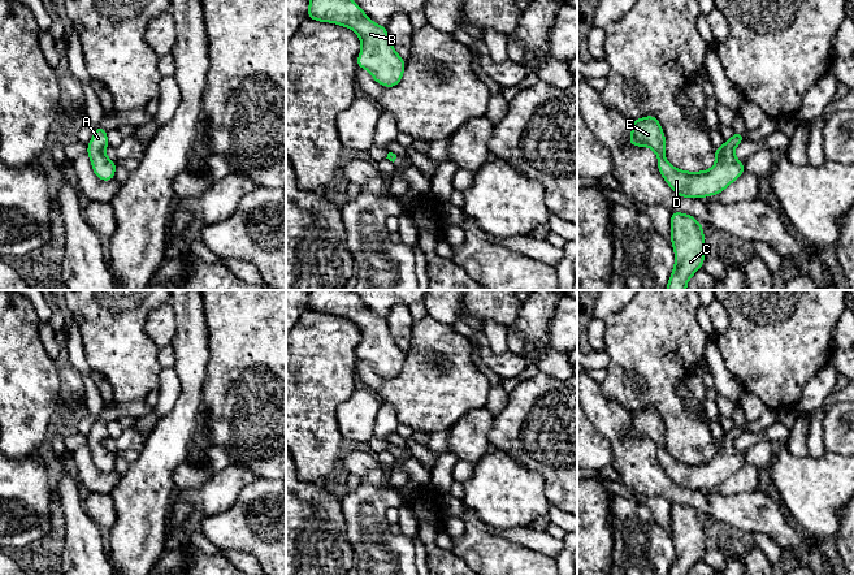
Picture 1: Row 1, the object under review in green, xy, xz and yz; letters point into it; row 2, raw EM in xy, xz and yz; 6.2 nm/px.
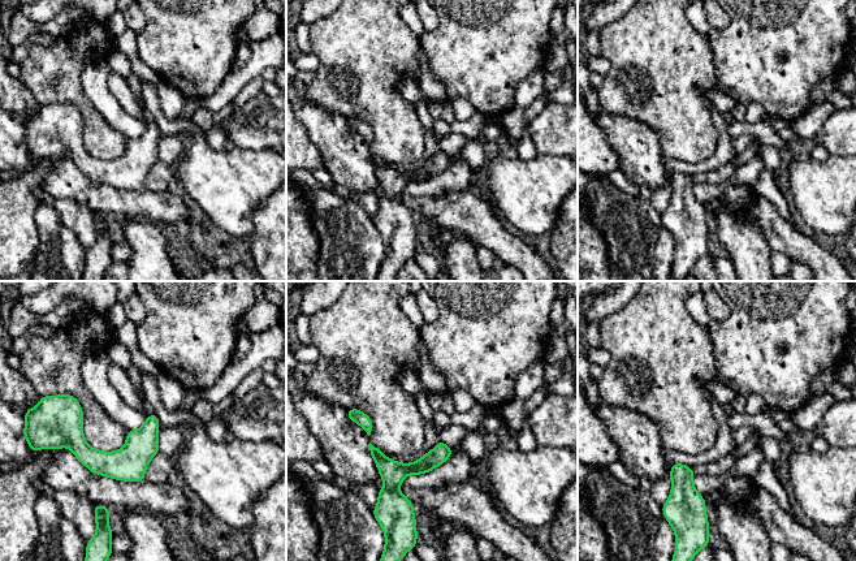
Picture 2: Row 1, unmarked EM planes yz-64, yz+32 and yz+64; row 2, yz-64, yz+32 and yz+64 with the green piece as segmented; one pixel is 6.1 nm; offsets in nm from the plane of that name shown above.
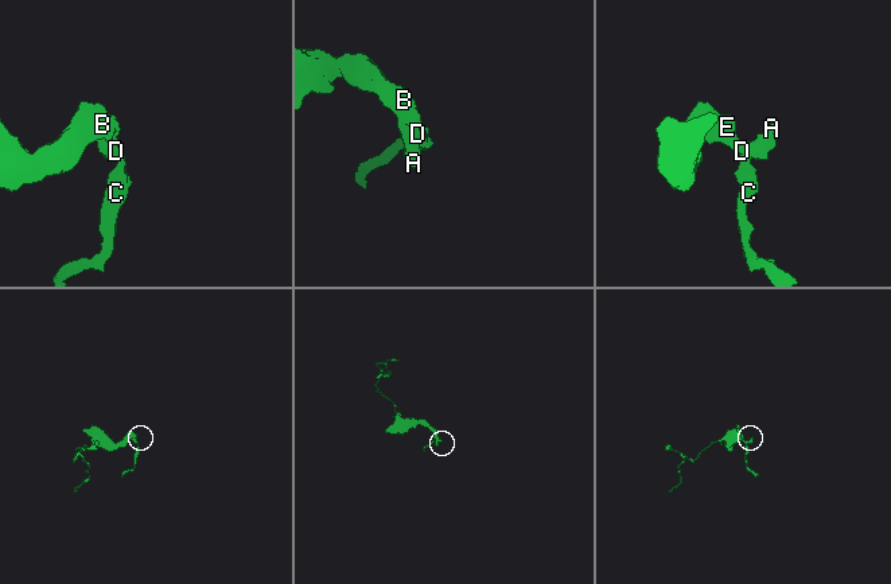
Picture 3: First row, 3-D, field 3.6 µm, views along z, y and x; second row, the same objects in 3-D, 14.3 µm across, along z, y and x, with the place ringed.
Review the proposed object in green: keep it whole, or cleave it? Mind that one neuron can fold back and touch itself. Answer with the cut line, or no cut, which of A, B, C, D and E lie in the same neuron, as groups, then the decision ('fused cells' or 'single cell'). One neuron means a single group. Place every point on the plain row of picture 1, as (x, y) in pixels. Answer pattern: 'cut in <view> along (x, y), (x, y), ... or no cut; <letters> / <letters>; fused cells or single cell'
no cut; A B C D E; single cell

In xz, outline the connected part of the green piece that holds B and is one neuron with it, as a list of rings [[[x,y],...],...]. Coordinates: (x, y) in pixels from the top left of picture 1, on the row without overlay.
[[[309,290],[308,310],[354,321],[361,333],[356,355],[368,362],[377,375],[394,379],[402,372],[406,354],[391,337],[386,319],[374,315],[355,293]]]

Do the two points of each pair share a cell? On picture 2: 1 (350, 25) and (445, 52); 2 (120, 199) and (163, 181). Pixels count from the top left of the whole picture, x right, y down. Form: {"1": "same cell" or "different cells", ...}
{"1": "different cells", "2": "different cells"}

